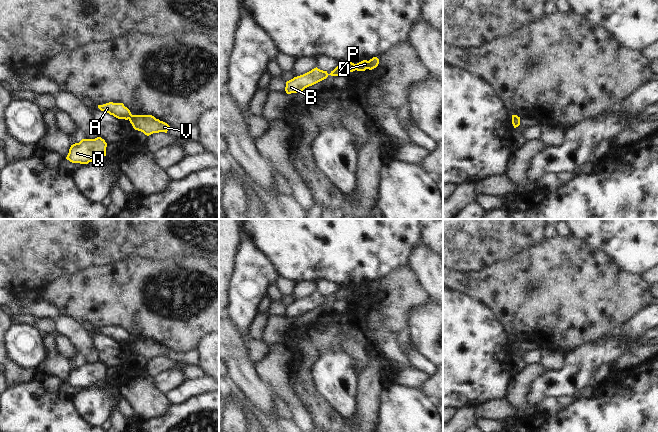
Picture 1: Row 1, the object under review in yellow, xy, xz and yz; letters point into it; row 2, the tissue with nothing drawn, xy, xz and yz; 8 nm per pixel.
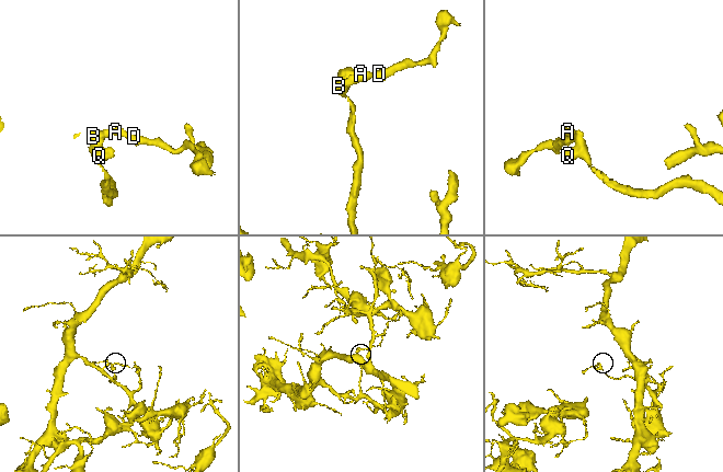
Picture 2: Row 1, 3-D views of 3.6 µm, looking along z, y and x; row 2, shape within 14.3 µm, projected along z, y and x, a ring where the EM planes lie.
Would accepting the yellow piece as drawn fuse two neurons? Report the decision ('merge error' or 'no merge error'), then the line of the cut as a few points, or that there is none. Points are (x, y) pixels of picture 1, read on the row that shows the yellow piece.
merge error | xz (354, 64), (355, 69)

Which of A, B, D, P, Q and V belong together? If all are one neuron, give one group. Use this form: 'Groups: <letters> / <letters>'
Groups: A B P Q / D V.

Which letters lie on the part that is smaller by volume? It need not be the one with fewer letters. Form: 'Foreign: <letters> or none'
Foreign: D, V

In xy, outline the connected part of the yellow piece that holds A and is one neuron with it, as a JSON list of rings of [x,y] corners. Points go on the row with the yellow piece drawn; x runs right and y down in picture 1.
[[[109,102],[103,105],[98,105],[101,111],[109,113],[118,119],[128,120],[131,118],[132,114],[130,110],[124,106],[123,103],[113,103]]]

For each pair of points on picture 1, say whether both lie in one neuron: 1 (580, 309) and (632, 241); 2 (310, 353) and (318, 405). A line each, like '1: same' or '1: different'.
1: different
2: same

